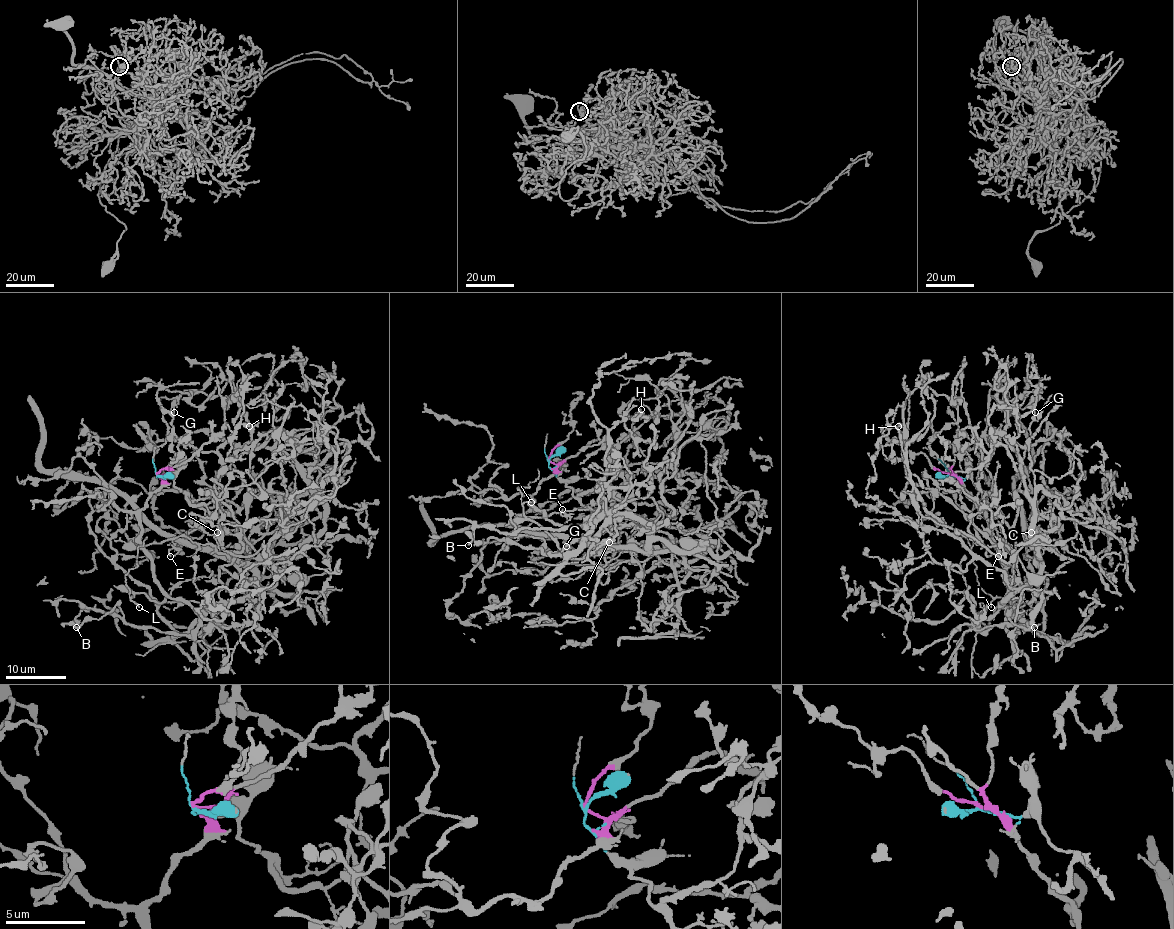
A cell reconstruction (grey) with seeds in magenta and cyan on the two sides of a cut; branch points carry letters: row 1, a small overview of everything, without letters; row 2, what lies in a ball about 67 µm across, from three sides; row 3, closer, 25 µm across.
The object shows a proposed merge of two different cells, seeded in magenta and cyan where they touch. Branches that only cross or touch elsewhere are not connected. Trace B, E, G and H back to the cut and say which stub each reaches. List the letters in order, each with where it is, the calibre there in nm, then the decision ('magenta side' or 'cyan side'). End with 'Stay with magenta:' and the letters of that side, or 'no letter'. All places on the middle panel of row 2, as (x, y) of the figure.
B: place (468, 545); calibre 150 nm; magenta side
E: place (562, 509); calibre 120 nm; cyan side
G: place (566, 546); calibre 130 nm; magenta side
H: place (641, 409); calibre 340 nm; magenta side
Stay with magenta: B, G, H

